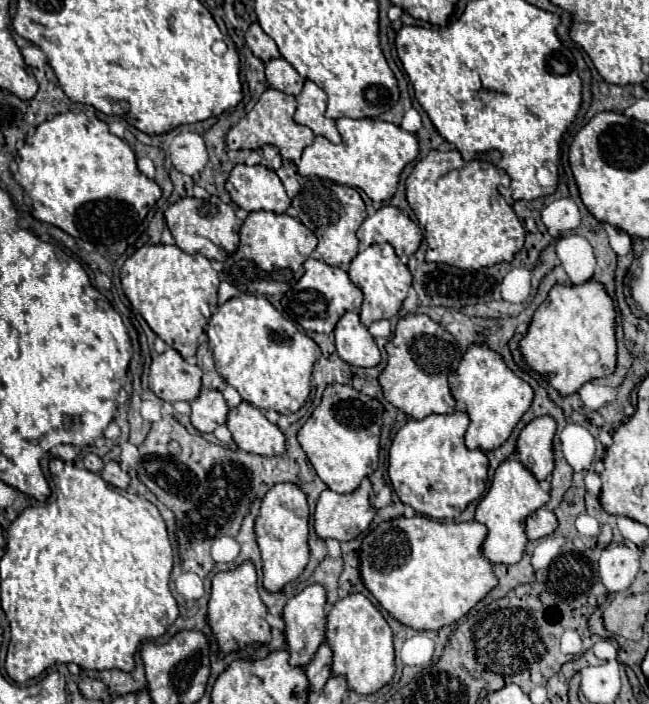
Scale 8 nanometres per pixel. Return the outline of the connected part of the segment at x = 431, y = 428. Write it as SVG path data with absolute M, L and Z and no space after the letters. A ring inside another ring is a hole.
M455 412L447 416L427 416L423 420L409 420L393 438L391 450L389 450L389 478L393 484L393 490L397 492L399 500L403 504L413 506L419 514L439 518L439 520L451 520L457 518L473 500L481 498L487 490L487 474L489 474L489 460L483 450L469 450L465 446L465 430L469 426L467 412Z

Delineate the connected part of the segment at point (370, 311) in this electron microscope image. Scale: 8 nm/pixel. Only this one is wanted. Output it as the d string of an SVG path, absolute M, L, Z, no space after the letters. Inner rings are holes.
M371 244L369 248L361 250L349 266L349 278L357 288L361 288L365 296L363 308L359 312L361 322L365 326L371 326L373 322L383 320L383 318L393 318L399 312L407 296L407 290L411 288L411 282L413 282L409 268L399 260L391 244Z

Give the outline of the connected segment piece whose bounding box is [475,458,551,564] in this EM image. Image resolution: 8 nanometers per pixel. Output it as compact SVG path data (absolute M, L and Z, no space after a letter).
M515 458L505 460L497 468L491 488L487 490L475 512L475 520L489 528L489 534L483 542L485 558L495 564L517 564L529 542L525 534L525 518L535 510L539 510L541 506L545 506L549 498L551 498L549 488L543 488L541 482L535 478L535 474L525 464L521 464Z

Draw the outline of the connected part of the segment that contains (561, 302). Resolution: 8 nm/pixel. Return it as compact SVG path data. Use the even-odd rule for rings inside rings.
M587 280L585 284L555 284L547 296L547 300L537 308L529 332L521 340L521 352L527 364L537 370L541 376L547 378L547 382L561 392L563 396L569 396L577 392L585 382L591 382L595 378L603 378L613 374L615 362L617 362L617 342L615 342L615 304L611 296L607 294L605 286L597 280Z

